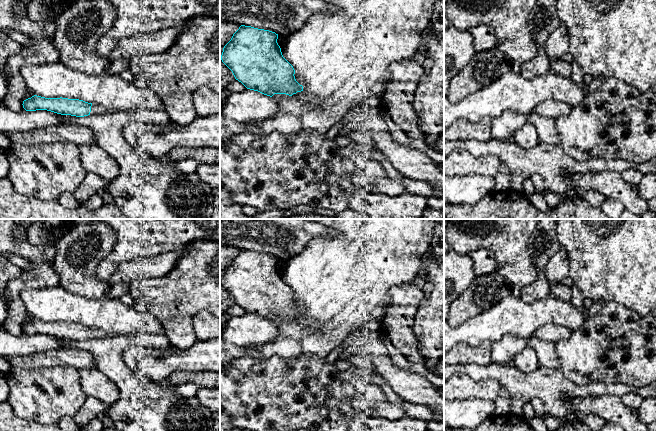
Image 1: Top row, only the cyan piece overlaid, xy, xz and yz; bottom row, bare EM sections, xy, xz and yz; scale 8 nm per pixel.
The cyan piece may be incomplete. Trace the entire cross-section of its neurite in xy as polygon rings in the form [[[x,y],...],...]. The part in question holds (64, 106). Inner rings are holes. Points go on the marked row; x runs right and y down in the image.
[[[34,95],[23,101],[26,111],[47,110],[61,115],[84,117],[91,114],[102,115],[113,113],[117,110],[92,104],[79,99],[45,98]]]

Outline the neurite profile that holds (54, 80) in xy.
[[[55,62],[42,65],[27,65],[20,69],[27,88],[37,96],[45,98],[79,99],[117,111],[131,111],[138,108],[165,110],[164,103],[148,87],[138,88],[133,82],[125,81],[119,74],[89,75]]]

